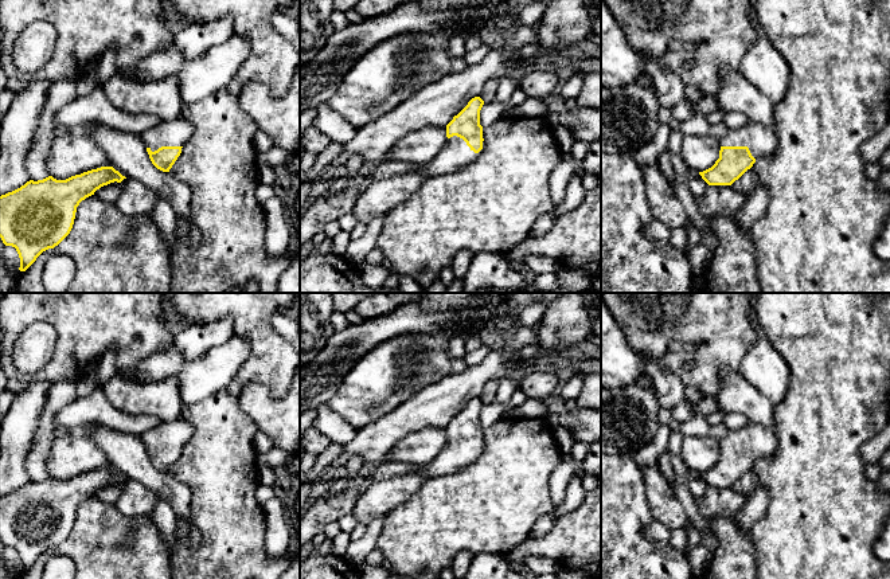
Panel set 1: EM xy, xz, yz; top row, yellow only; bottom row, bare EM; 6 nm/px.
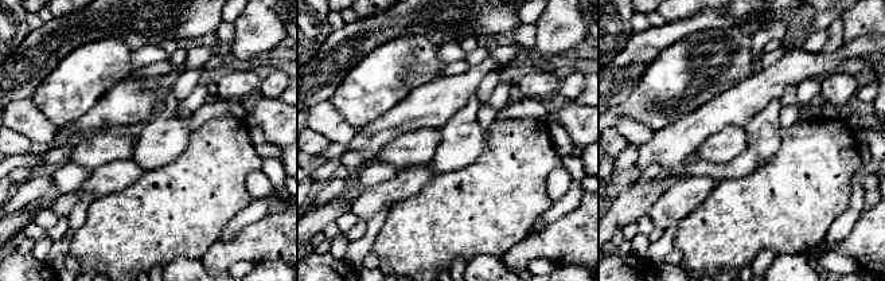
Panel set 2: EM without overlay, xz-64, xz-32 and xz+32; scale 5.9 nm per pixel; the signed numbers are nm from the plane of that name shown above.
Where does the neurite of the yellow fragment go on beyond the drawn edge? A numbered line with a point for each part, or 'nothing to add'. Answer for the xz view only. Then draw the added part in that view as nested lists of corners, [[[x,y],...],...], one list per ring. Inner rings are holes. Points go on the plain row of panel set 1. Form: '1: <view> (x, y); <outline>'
1: xz (456, 454); [[[453,437],[446,439],[444,449],[428,465],[385,461],[378,466],[366,467],[360,478],[368,485],[409,473],[421,473],[429,478],[434,478],[462,469],[472,463],[479,454],[475,454],[462,439]]]

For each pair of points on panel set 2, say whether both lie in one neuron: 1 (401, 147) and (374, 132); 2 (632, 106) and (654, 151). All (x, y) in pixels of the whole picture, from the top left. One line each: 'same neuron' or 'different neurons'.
1: different neurons
2: different neurons

